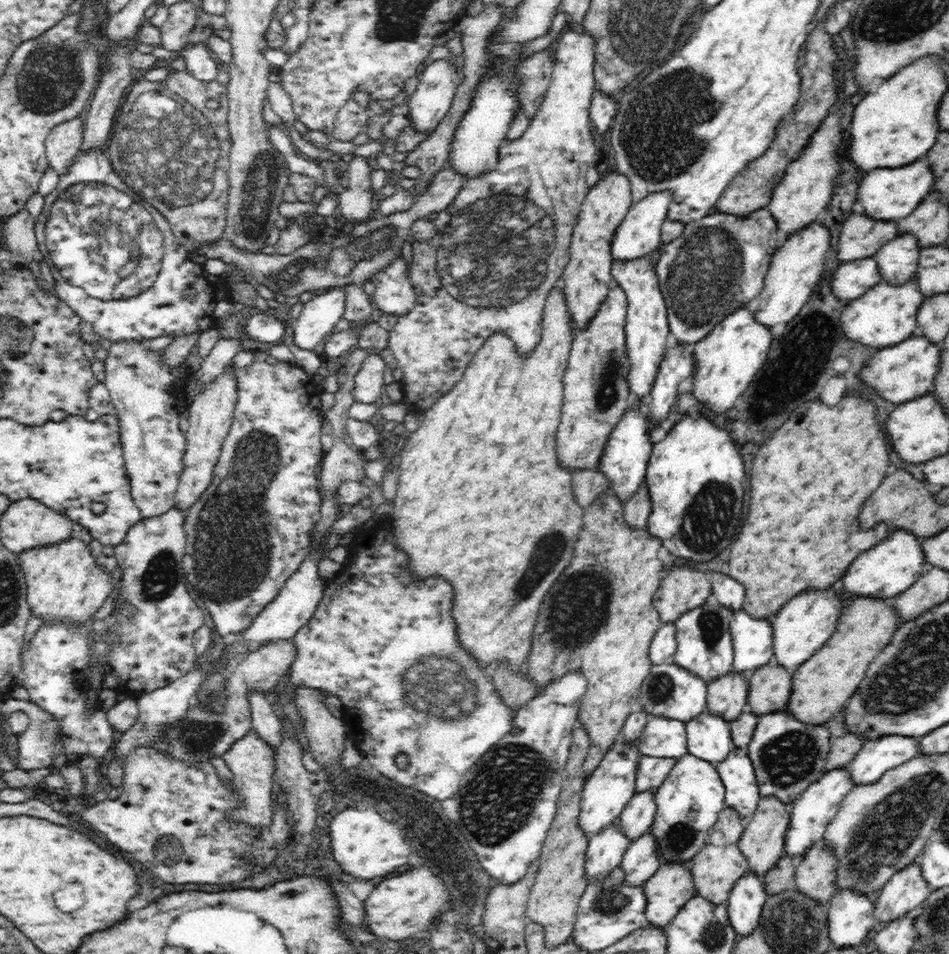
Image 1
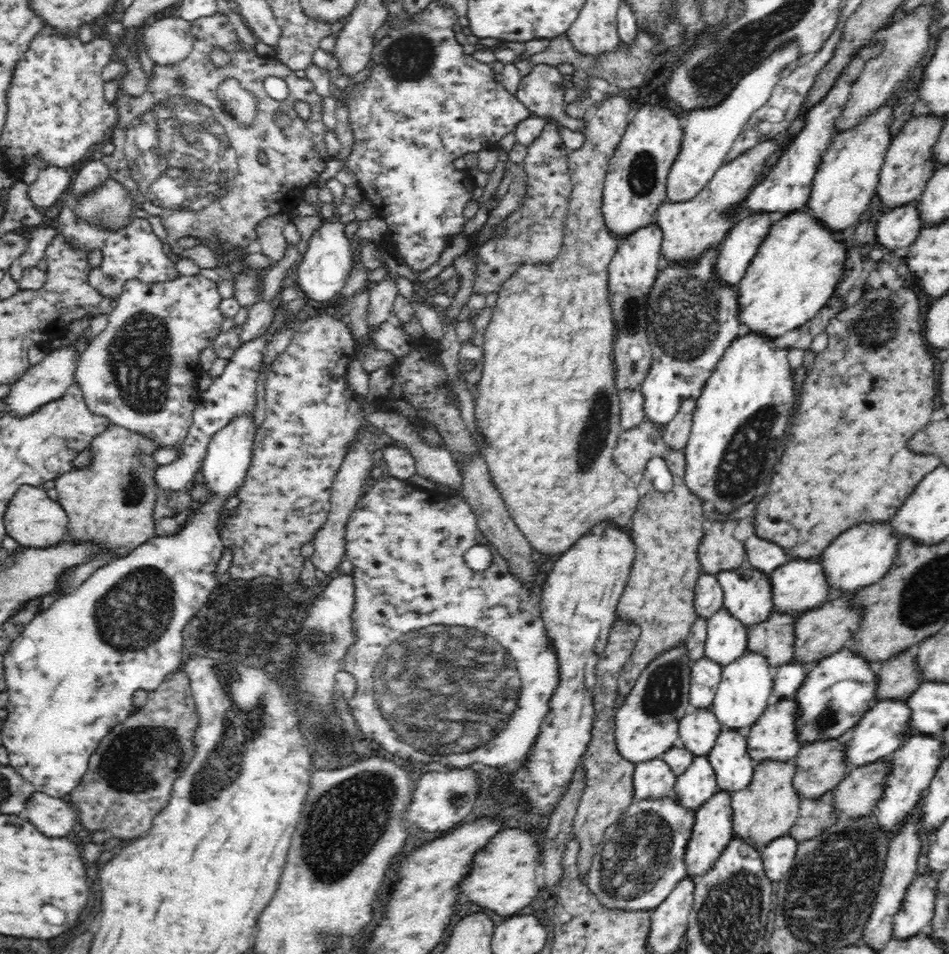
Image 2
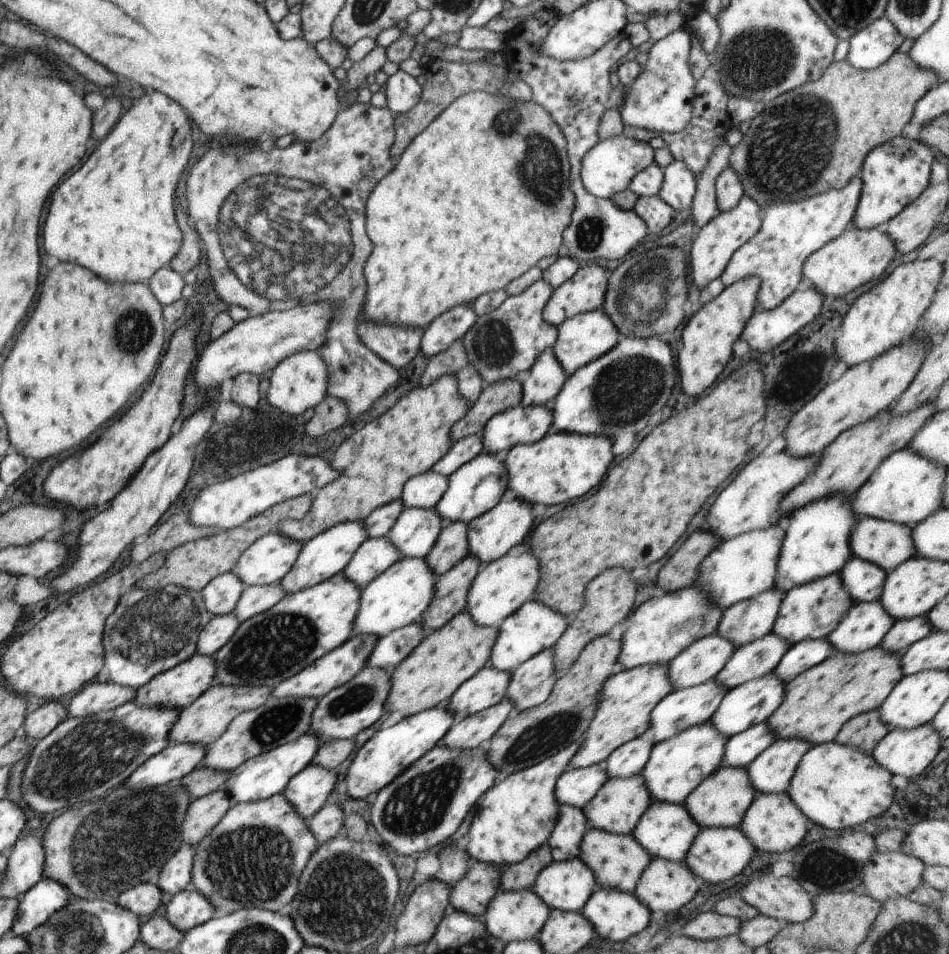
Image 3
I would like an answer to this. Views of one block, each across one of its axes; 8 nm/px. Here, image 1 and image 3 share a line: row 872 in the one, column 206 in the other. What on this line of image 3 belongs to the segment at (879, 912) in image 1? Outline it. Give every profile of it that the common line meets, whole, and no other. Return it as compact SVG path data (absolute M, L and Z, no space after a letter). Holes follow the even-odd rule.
M189 887L172 897L167 904L165 917L178 930L187 933L217 915L219 915L218 911L210 899L202 892Z

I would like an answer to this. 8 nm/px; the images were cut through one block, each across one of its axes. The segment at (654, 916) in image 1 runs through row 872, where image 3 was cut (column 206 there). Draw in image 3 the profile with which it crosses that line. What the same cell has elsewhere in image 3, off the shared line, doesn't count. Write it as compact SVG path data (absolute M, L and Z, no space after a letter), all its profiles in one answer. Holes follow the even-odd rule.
M195 653L189 661L182 662L167 672L158 674L141 689L137 690L137 697L133 699L135 703L148 708L176 708L183 711L188 706L193 705L202 694L207 693L214 684L217 673L216 660L211 656Z

